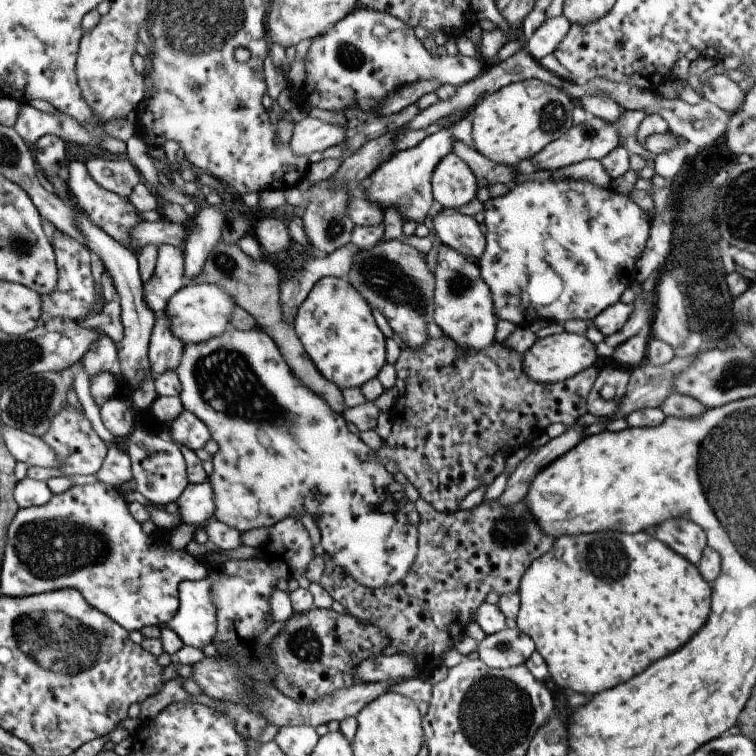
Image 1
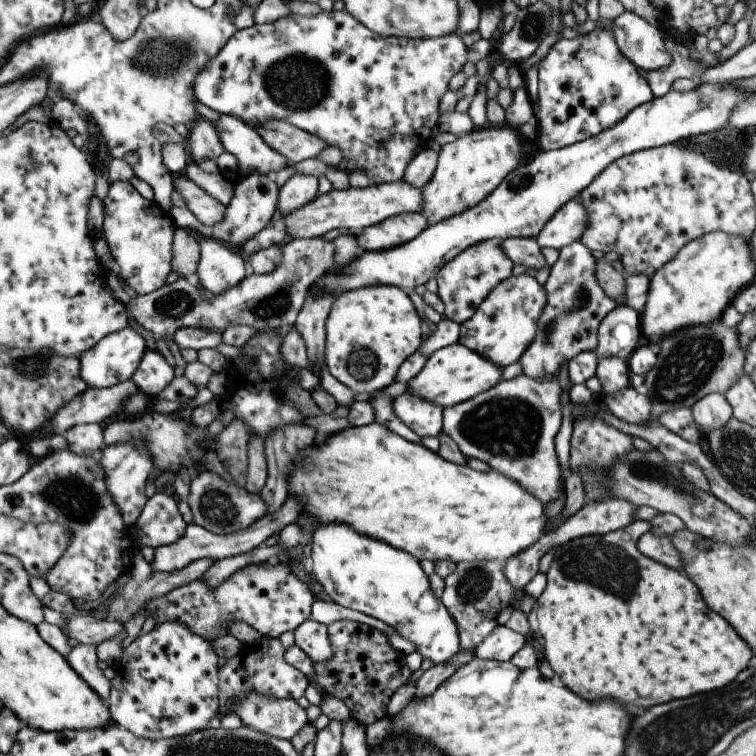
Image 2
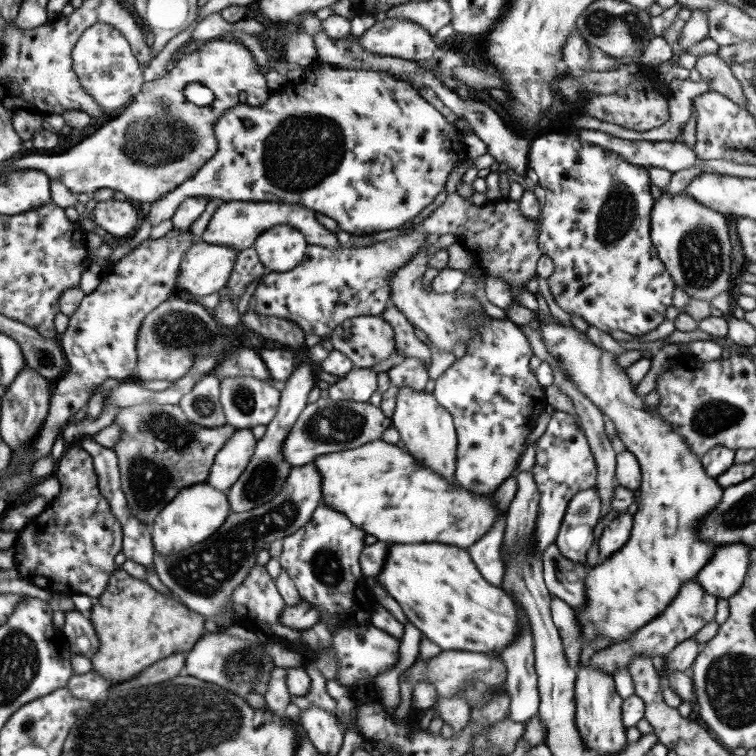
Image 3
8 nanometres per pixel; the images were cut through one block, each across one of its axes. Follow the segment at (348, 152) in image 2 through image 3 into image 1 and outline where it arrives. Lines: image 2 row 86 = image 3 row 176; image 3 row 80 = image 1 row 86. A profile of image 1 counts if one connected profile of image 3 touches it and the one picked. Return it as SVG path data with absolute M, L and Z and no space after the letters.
M359 5L356 10L350 12L348 16L345 16L342 20L339 20L334 26L331 26L330 30L326 31L324 34L317 36L316 39L312 42L309 50L306 54L305 60L305 75L306 79L306 90L298 93L299 98L309 98L317 101L322 101L319 106L316 108L320 108L320 110L331 110L332 112L340 112L350 108L350 110L354 110L354 108L358 108L358 110L362 110L362 112L373 114L373 111L392 93L399 91L402 87L406 85L411 85L412 83L428 80L428 79L438 79L442 84L453 84L459 87L460 85L466 84L467 82L472 82L474 79L477 79L481 74L484 74L486 70L488 70L491 66L492 61L484 60L480 55L470 58L464 56L463 54L458 53L456 56L451 55L443 55L434 57L429 53L429 50L426 50L426 47L423 45L423 42L418 39L414 35L414 29L407 25L405 22L402 22L399 18L392 16L390 13L385 13L382 11L377 11L368 7L364 7Z

